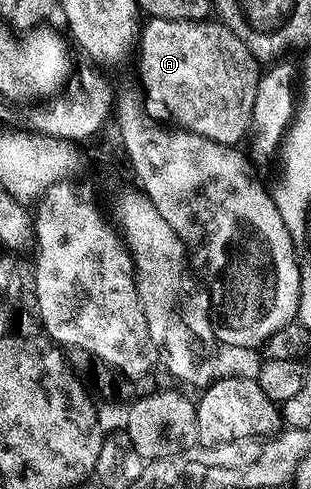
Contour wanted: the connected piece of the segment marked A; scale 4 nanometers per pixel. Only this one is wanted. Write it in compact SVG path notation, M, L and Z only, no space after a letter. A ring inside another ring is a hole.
M154 17L146 22L138 36L136 57L148 97L165 107L178 128L224 145L240 144L249 131L261 74L253 54L245 55L248 47L241 47L241 51L202 51L197 45L195 21Z

